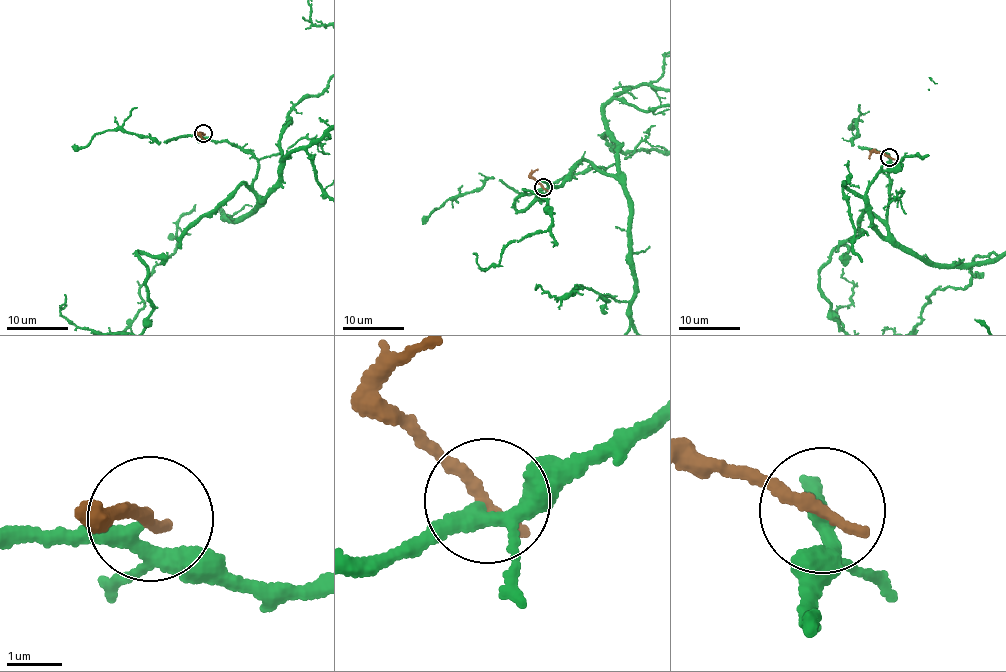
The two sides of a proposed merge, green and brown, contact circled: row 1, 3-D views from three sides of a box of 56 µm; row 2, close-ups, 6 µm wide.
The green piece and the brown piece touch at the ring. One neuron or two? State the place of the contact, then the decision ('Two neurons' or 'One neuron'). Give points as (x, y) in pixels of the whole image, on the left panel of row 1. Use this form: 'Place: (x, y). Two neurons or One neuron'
Place: (203, 133). Two neurons

